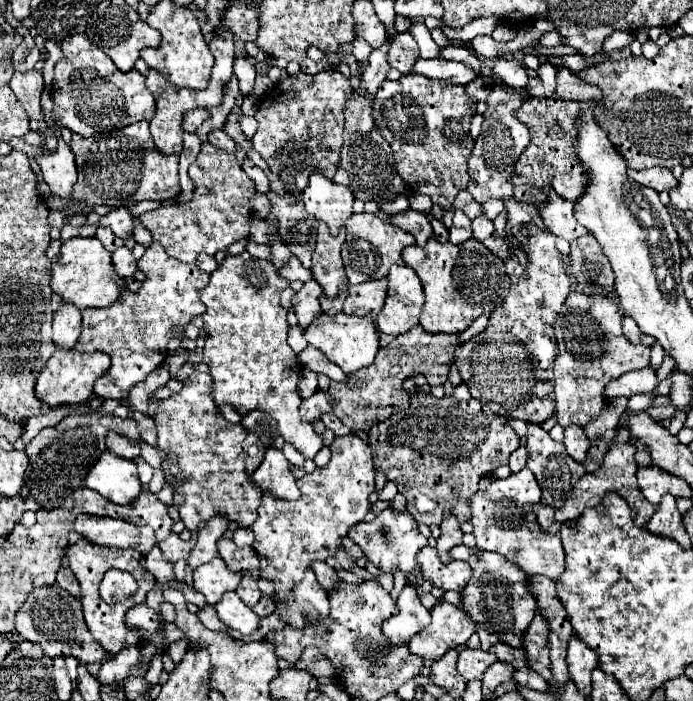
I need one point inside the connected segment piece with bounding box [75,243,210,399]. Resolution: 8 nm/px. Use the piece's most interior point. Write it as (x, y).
(134, 331)

